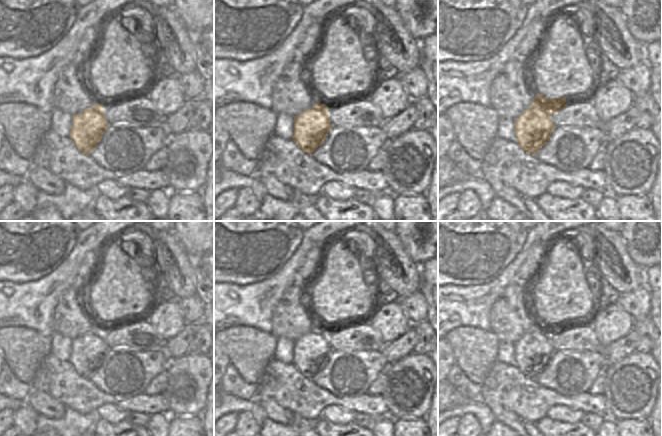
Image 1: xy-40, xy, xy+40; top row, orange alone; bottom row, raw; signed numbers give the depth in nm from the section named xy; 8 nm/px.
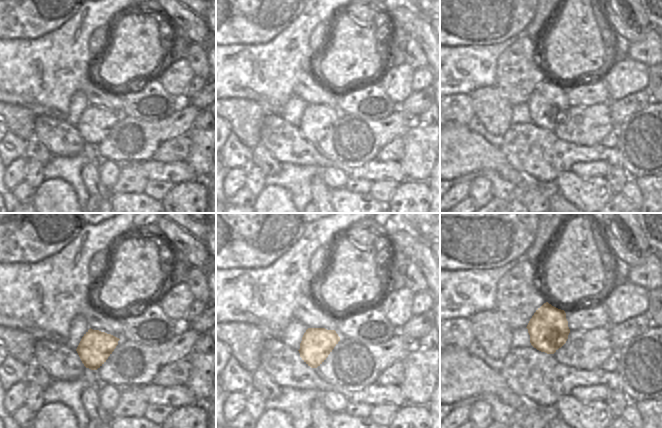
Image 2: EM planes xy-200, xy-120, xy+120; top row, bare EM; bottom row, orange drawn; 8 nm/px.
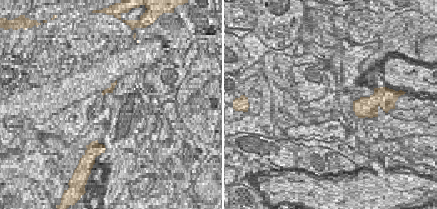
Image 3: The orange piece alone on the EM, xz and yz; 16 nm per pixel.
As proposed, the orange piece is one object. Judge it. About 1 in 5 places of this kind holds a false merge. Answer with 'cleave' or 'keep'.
keep

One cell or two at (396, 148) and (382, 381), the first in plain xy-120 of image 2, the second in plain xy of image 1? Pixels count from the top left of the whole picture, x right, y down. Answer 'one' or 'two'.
one

